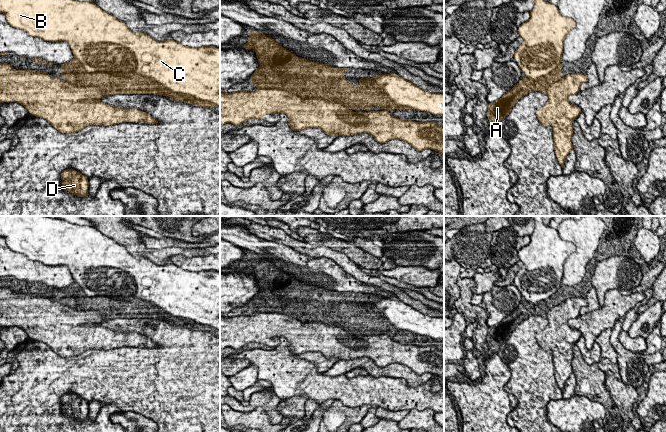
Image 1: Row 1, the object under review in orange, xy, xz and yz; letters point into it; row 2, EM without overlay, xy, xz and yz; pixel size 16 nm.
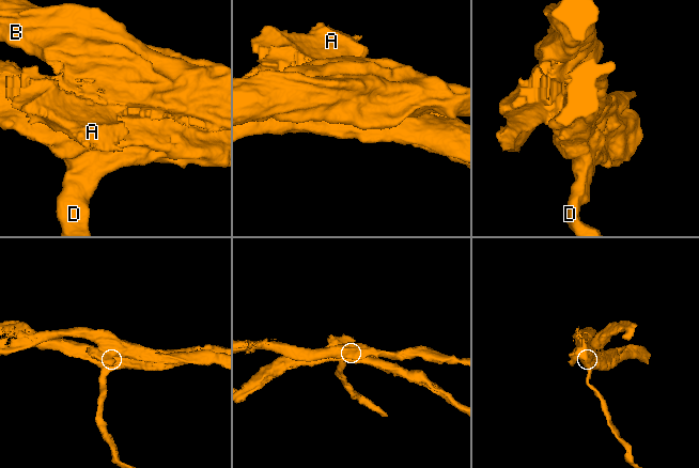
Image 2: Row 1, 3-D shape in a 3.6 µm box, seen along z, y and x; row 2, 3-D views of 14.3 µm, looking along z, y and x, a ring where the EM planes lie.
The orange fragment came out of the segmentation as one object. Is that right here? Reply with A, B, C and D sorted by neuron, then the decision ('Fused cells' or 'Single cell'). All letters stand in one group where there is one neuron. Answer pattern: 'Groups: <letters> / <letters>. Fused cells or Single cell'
Groups: A B C / D. Fused cells

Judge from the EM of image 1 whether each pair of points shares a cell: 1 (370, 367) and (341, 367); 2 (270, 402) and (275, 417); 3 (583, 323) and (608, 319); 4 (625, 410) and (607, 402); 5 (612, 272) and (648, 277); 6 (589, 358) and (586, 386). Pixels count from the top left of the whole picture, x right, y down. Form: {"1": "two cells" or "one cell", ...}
{"1": "one cell", "2": "one cell", "3": "one cell", "4": "two cells", "5": "two cells", "6": "two cells"}

